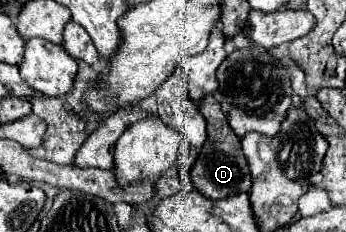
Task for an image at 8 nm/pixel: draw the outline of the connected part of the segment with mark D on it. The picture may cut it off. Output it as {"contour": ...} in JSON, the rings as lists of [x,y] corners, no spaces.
{"contour":[[[206,94],[200,100],[198,110],[206,118],[208,138],[206,138],[204,146],[200,148],[196,160],[194,160],[194,170],[190,168],[190,182],[194,184],[194,188],[198,192],[202,192],[204,196],[208,196],[212,200],[228,198],[228,196],[234,196],[238,192],[248,192],[250,190],[250,184],[252,184],[248,162],[246,162],[246,158],[242,154],[240,138],[232,132],[232,128],[228,126],[226,116],[220,110],[220,102],[212,94]]]}

